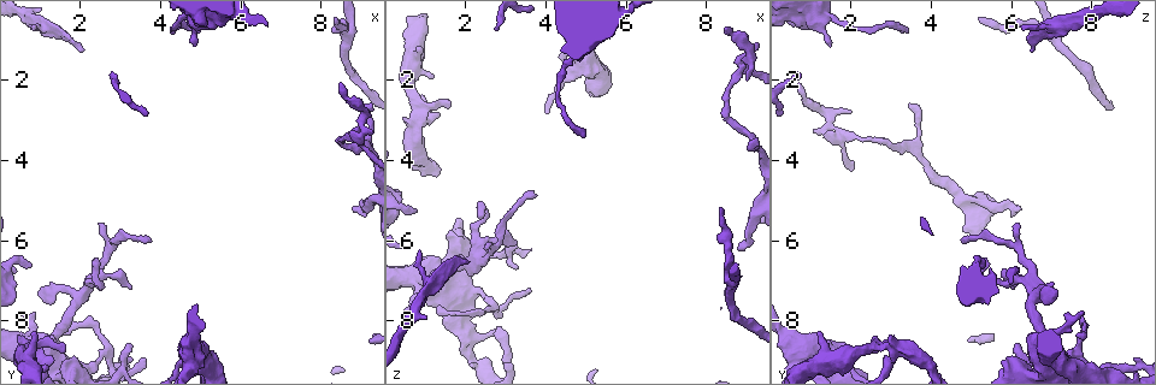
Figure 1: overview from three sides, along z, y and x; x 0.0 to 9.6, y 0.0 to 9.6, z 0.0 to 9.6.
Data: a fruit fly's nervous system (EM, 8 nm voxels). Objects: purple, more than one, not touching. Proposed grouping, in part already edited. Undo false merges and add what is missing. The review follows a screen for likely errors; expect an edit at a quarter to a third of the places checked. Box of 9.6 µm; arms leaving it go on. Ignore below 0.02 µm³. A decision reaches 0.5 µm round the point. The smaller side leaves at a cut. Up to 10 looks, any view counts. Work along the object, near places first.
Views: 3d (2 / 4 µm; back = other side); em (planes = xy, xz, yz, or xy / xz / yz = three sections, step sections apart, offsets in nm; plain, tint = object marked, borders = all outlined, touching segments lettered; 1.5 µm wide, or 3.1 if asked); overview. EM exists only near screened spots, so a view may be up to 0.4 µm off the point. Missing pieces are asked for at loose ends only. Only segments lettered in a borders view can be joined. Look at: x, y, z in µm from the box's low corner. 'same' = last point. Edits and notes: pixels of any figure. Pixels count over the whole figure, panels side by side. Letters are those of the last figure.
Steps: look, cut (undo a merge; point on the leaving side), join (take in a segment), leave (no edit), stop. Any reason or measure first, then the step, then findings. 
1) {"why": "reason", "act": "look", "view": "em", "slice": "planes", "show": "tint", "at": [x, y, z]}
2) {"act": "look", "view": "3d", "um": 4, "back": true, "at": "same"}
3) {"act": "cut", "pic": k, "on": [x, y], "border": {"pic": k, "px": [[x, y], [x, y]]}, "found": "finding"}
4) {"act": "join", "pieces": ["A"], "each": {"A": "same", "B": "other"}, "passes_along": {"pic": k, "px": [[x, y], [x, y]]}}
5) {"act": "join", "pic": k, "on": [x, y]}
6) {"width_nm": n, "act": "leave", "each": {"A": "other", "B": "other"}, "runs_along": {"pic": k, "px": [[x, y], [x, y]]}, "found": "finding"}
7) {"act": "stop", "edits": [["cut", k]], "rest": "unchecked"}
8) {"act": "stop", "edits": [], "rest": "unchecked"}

{"why": "end of a long branch", "act": "look", "view": "em", "slice": "yz", "step": 8, "show": "borders", "at": [4.95, 0.80, 3.40]}

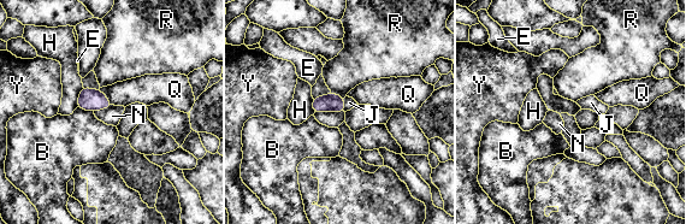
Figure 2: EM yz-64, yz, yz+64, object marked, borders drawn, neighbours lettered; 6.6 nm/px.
{"width_nm": 130, "act": "join", "pieces": ["J"], "each": {"B": "other", "E": "other", "H": "other", "J": "same", "N": "other", "Q": "other", "R": "other", "Y": "other"}, "found": "the neuron continues"}

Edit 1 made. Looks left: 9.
{"why": "abrupt turn", "act": "look", "view": "em", "slice": "yz", "step": 8, "show": "tint", "at": [9.10, 2.80, 1.40]}

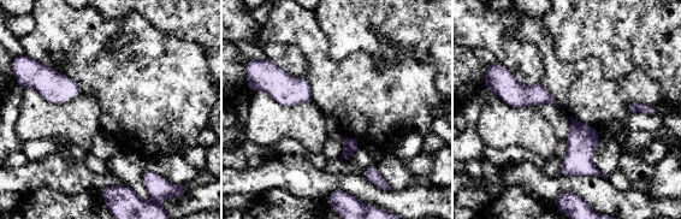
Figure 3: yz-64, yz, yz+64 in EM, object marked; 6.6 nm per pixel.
{"why": "another direction", "act": "look", "view": "em", "slice": "xz", "step": 8, "show": "tint", "at": "same"}

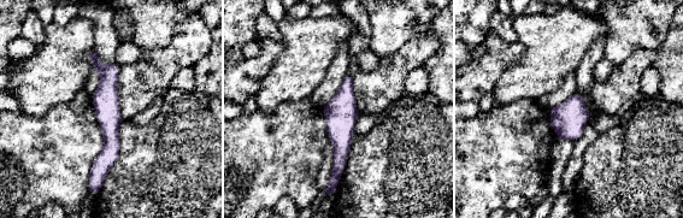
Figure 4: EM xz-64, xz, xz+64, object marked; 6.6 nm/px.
{"why": "see the neighbours", "act": "look", "view": "em", "slice": "xz", "step": 8, "show": "borders", "at": "same"}

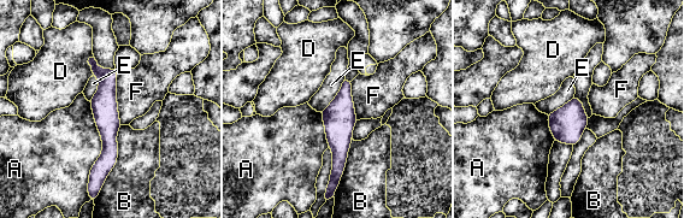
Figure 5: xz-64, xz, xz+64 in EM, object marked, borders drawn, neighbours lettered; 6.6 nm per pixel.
{"longest_contact_nm": ["A", 600], "act": "leave", "each": {"A": "other", "B": "other", "D": "other", "E": "other", "F": "other"}, "border": {"pic": 5, "px": [[345, 78], [338, 93], [320, 112]]}, "found": "one neuron here"}

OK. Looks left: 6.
{"why": "redraw", "act": "look", "view": "overview"}

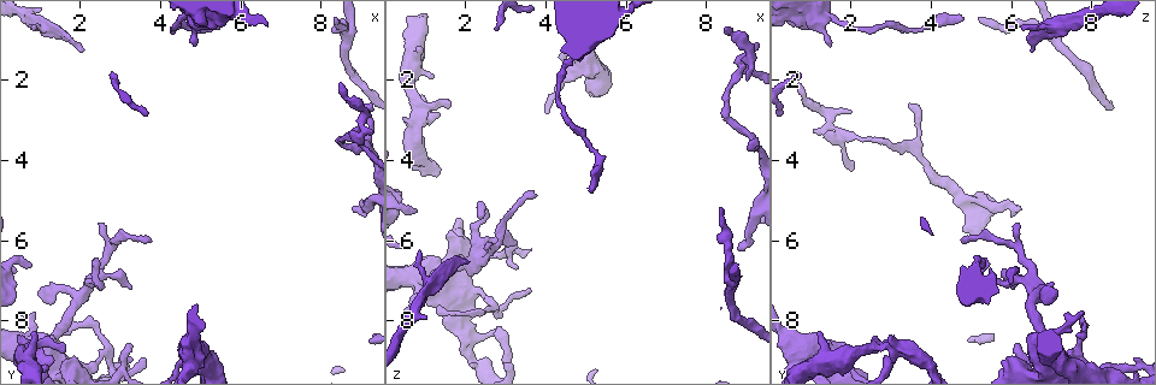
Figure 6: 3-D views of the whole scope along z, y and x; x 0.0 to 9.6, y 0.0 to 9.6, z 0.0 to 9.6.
{"act": "look", "view": "em", "slice": "planes", "show": "borders", "at": [0.85, 8.25, 1.25]}

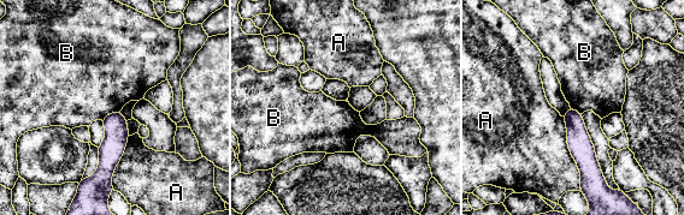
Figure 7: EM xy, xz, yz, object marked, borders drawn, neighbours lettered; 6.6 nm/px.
{"act": "leave", "each": {"A": "other", "B": "other"}, "found": "none of them fits"}

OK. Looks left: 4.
{"act": "stop", "edits": [["join", 2]], "rest": "unchecked"}

